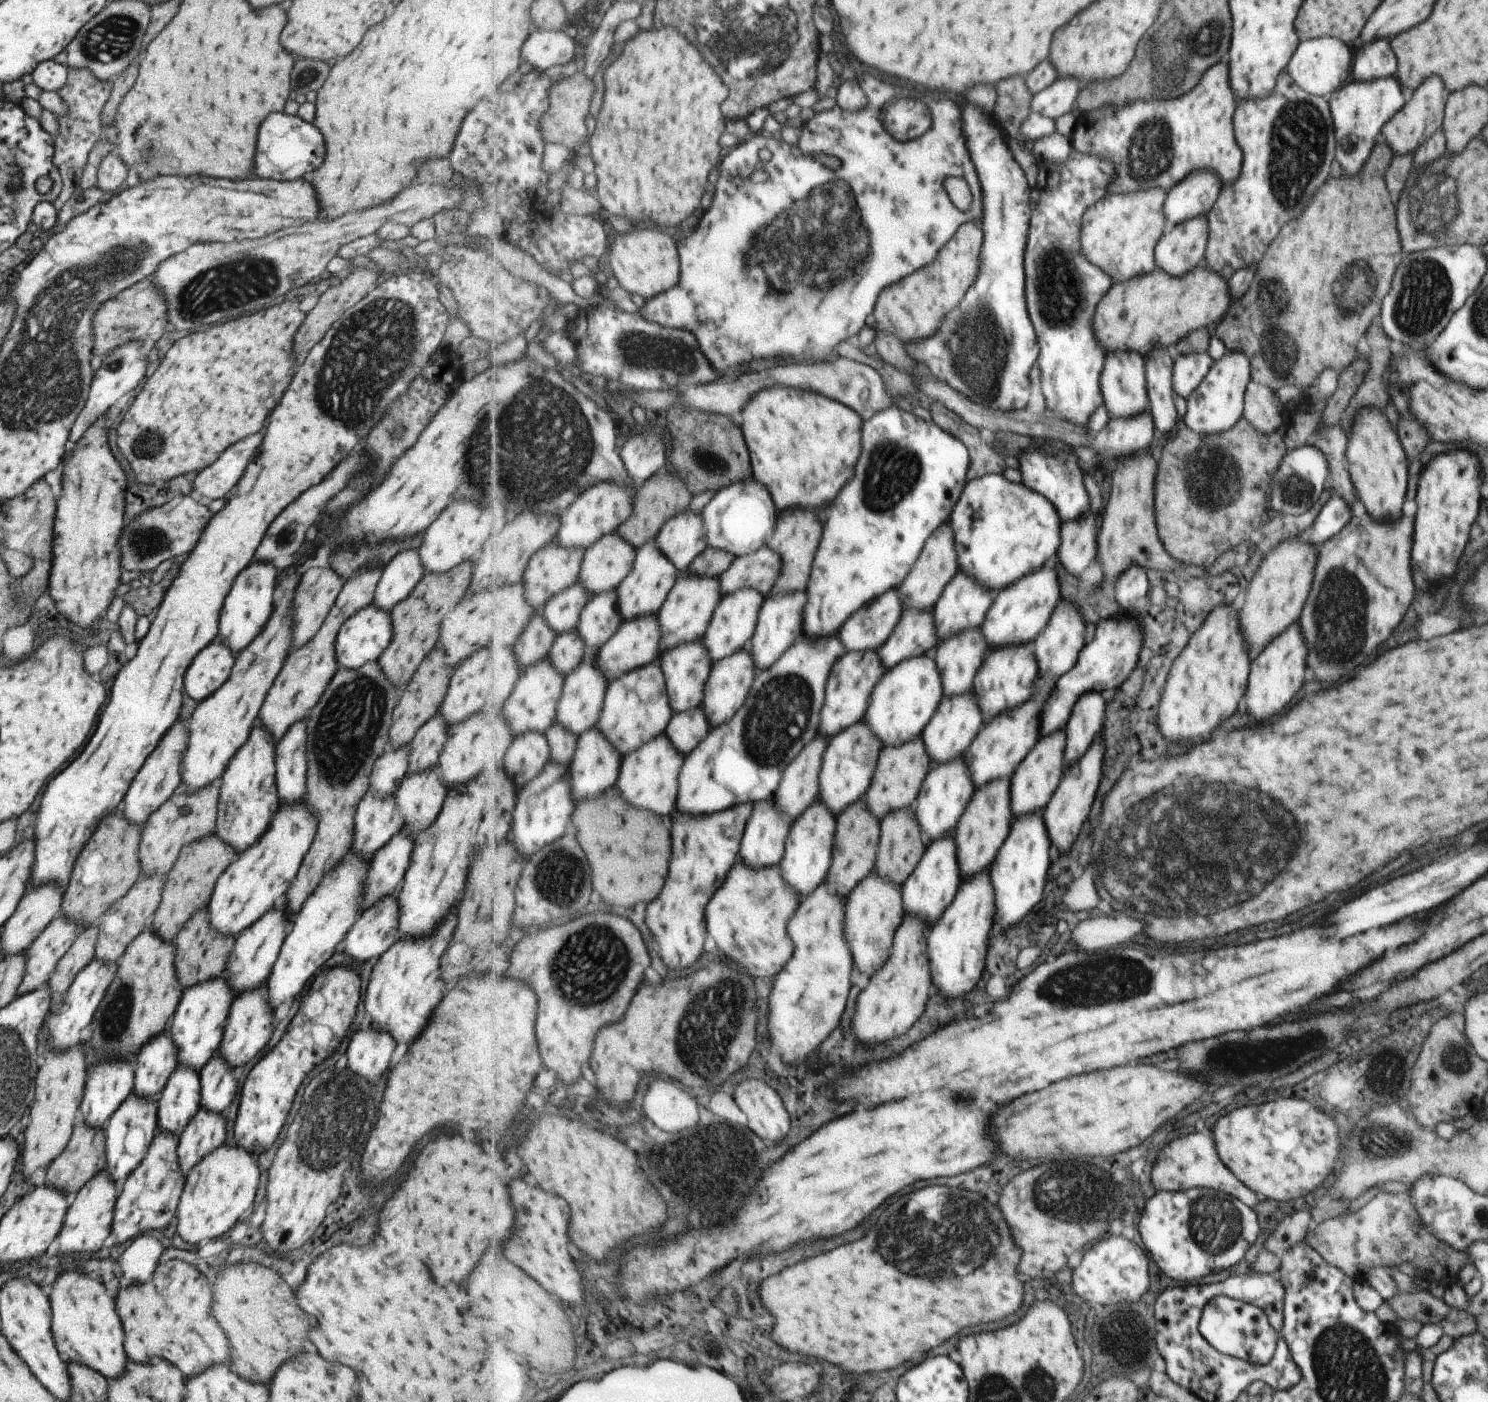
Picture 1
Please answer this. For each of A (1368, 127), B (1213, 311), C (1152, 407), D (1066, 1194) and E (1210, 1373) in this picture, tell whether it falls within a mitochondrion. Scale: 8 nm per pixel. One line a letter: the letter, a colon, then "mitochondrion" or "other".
A: other
B: other
C: other
D: mitochondrion
E: other

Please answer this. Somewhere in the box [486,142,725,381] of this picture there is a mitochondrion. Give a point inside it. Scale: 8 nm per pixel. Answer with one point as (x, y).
(675, 355)

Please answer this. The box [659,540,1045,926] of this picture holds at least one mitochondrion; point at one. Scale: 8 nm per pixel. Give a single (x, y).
(781, 712)

